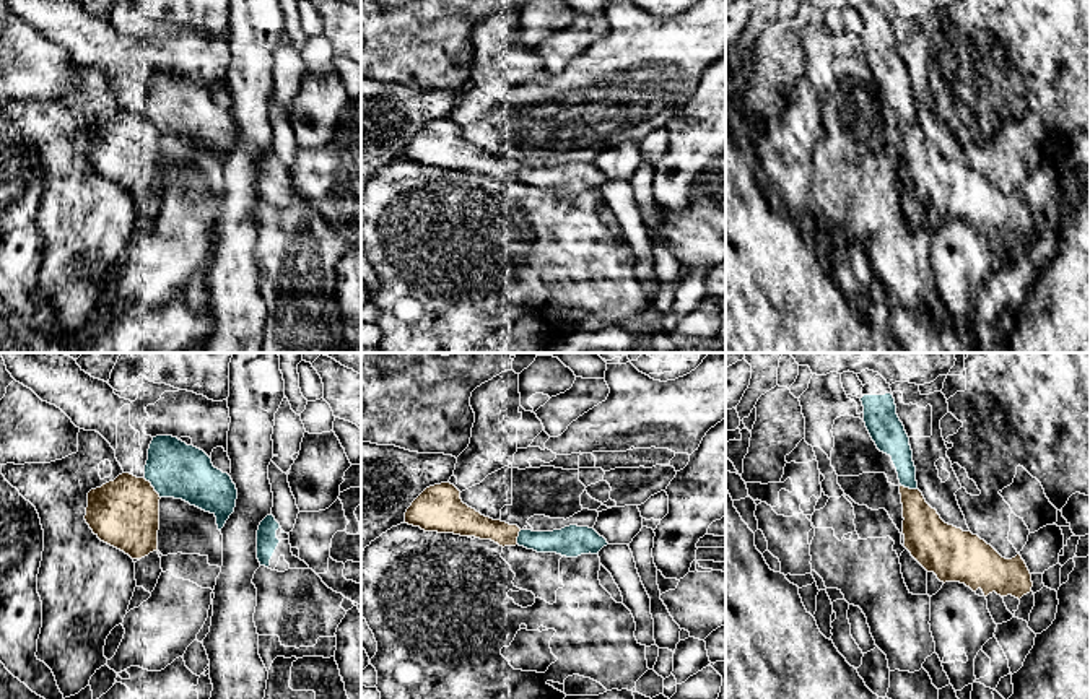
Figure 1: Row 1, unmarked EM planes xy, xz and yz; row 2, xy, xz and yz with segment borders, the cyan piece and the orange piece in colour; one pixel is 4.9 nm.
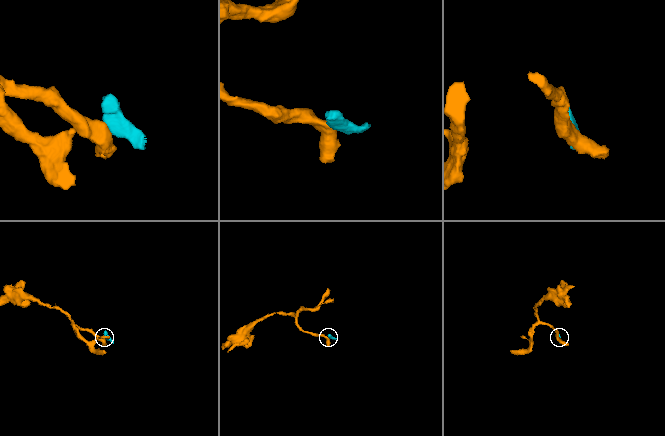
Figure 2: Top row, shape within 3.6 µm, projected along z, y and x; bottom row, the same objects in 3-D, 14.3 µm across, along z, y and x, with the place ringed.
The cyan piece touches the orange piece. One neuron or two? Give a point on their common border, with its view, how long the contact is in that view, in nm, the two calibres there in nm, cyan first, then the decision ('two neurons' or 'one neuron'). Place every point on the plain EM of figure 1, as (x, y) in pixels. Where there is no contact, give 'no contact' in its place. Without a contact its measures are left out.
contact xy (153, 122); length 130 nm; calibres 280 and 340 nm; two neurons

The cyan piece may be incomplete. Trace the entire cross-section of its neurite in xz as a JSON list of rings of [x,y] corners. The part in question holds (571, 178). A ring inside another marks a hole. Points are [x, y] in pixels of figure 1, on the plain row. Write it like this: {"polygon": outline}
{"polygon": [[[569,161],[553,167],[521,166],[517,180],[537,189],[556,189],[566,193],[599,190],[607,176],[594,164]]]}

